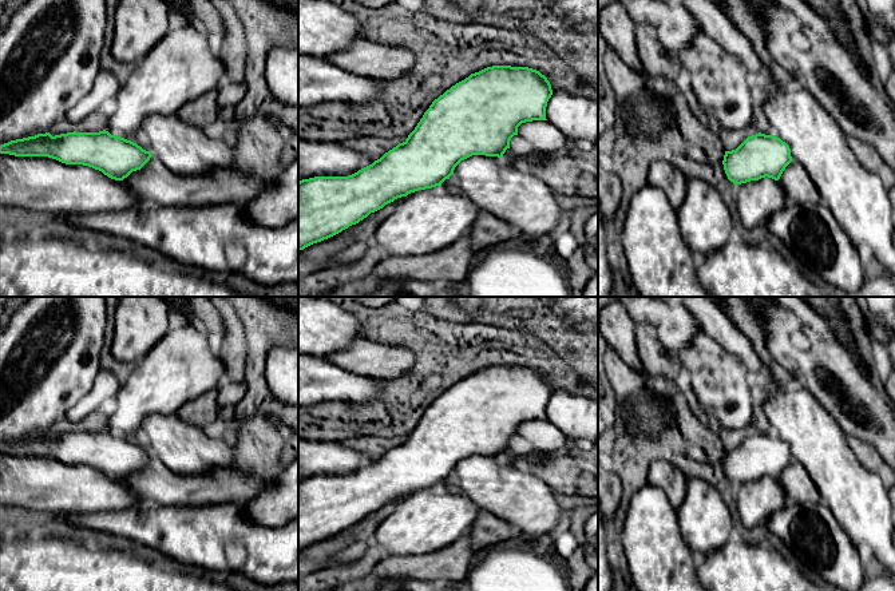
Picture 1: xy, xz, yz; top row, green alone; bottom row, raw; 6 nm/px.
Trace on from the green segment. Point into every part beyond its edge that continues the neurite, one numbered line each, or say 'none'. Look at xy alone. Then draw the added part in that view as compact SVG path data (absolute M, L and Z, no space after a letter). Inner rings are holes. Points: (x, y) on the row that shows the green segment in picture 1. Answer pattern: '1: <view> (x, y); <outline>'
none

